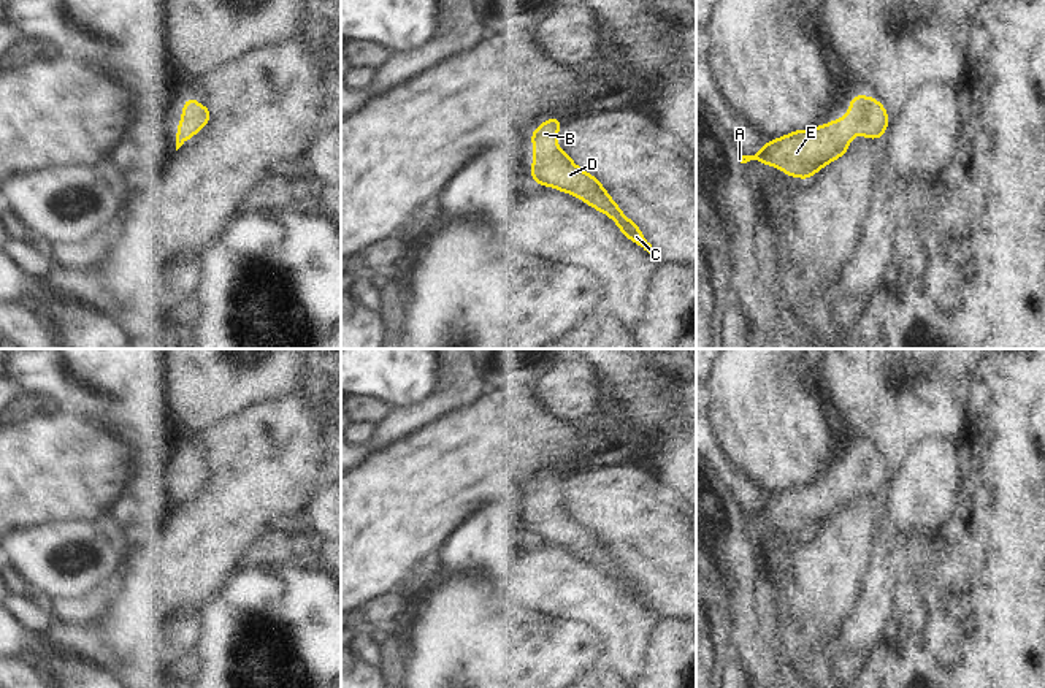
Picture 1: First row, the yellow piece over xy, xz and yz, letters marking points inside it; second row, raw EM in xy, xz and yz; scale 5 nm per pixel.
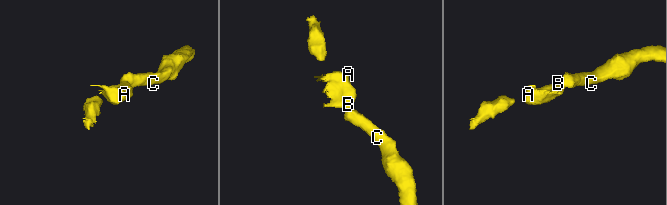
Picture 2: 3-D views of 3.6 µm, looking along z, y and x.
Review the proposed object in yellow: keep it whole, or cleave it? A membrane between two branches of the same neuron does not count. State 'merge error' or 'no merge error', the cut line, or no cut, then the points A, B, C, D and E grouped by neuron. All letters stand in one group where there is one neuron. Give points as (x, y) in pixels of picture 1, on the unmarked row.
no merge error; no cut; A B C D E

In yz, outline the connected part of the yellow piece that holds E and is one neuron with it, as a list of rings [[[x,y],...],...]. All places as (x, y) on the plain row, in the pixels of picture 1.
[[[853,450],[845,472],[769,495],[758,509],[737,509],[736,520],[742,523],[755,514],[807,536],[829,517],[842,514],[855,488],[880,495],[888,479],[888,468],[877,453]]]

